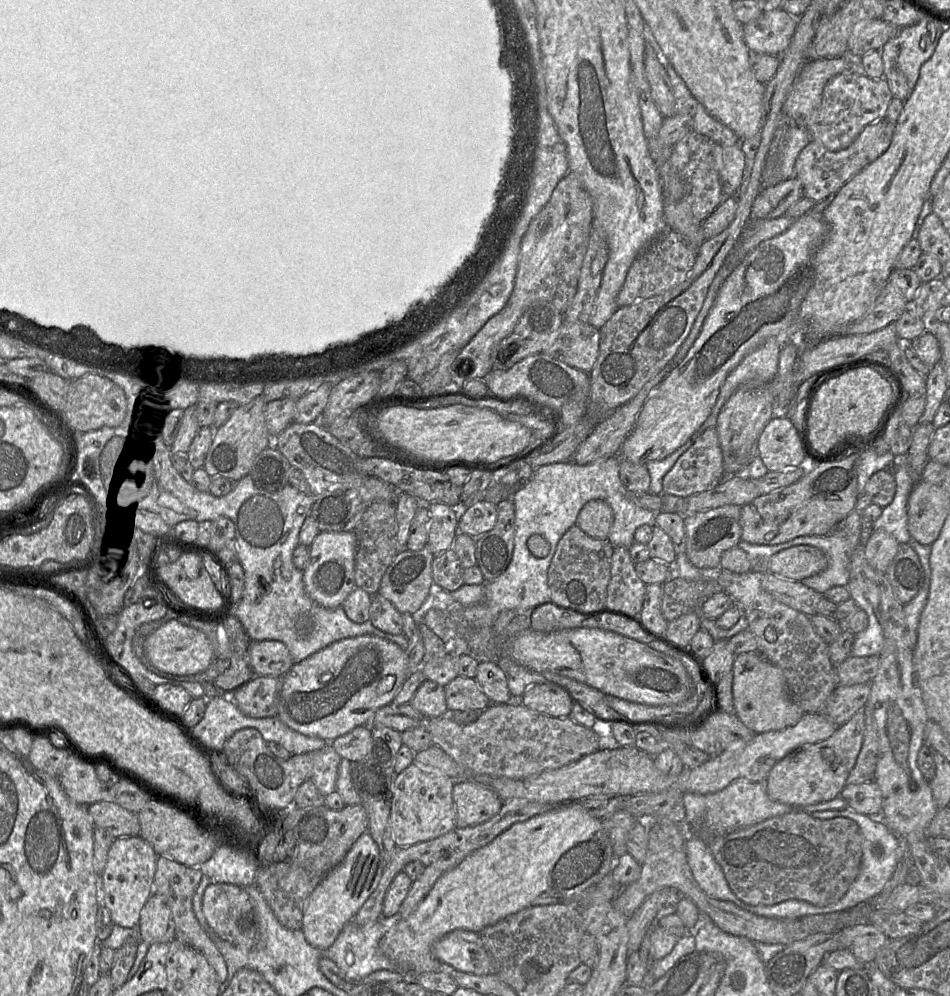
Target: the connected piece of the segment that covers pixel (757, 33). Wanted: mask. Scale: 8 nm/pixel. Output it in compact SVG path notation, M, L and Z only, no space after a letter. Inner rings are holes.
M778 8L743 25L744 41L752 53L781 56L789 47L797 18Z

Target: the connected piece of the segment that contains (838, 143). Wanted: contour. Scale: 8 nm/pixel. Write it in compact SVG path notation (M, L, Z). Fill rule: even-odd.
M844 72L834 76L825 85L821 104L806 127L811 140L822 143L830 151L846 149L867 125L885 119L892 98L892 94L884 78L870 79L866 75L858 75L852 72Z

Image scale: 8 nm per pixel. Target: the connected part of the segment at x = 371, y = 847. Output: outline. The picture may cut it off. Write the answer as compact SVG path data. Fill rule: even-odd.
M368 831L354 842L345 858L317 885L304 905L302 931L307 942L320 950L328 949L343 926L355 915L377 888L383 874L384 861Z

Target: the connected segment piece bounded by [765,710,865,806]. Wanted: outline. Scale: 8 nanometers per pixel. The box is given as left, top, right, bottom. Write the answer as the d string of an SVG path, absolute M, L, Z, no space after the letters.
M861 710L826 740L804 745L789 753L774 765L765 780L770 799L790 806L807 806L839 797L856 763L864 734L865 714Z

